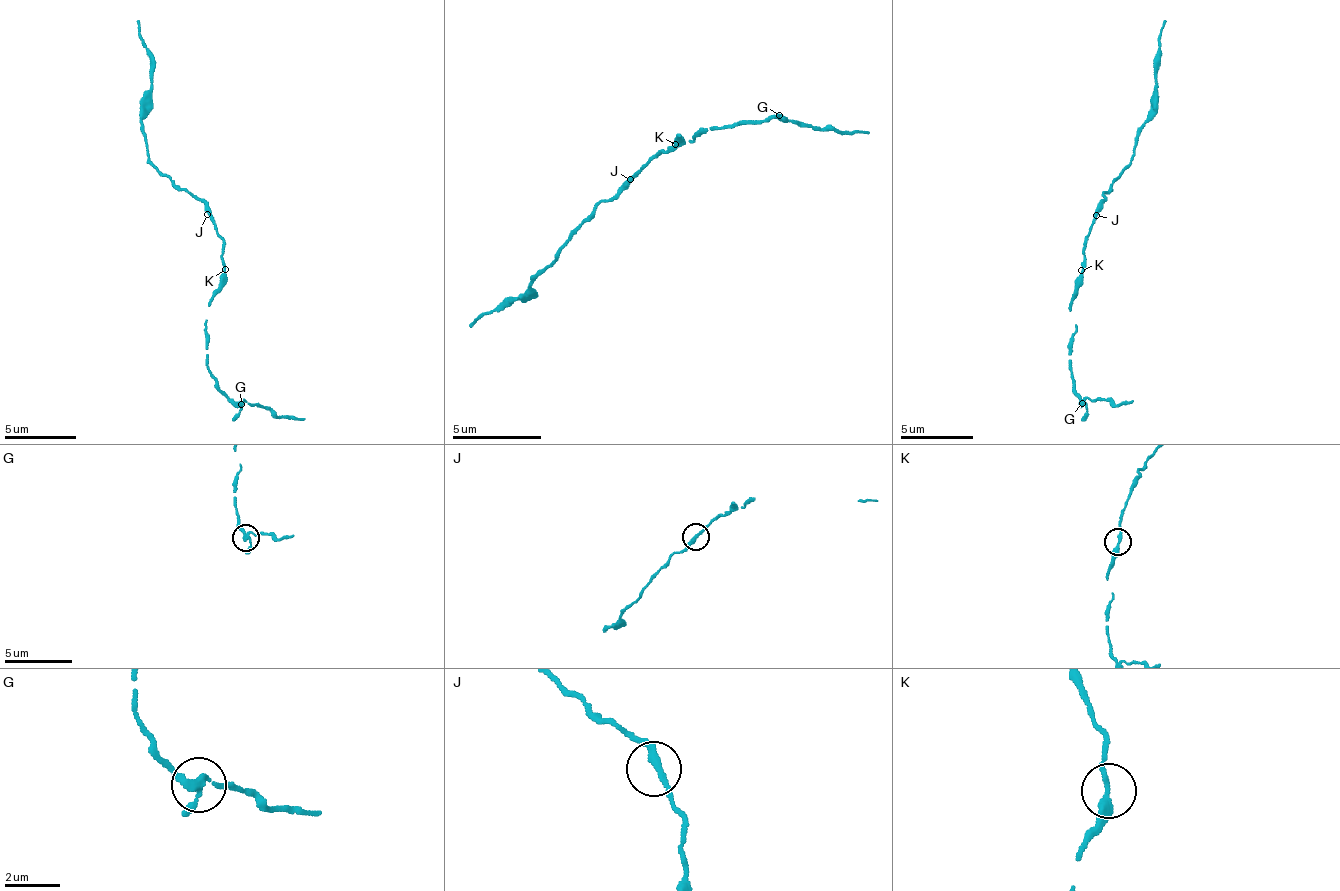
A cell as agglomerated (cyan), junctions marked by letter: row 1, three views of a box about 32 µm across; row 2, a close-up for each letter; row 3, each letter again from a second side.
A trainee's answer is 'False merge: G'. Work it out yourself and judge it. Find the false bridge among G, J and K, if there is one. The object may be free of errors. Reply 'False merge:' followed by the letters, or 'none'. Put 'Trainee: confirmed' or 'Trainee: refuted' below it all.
False merge: G
Trainee: confirmed

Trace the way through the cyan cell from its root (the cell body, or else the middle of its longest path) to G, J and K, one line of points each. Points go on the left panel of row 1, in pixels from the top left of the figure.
G: (221, 235), (222, 287), (210, 303), (207, 367), (225, 394), (241, 405)
J: (221, 235), (207, 214)
K: (221, 235), (225, 269)

